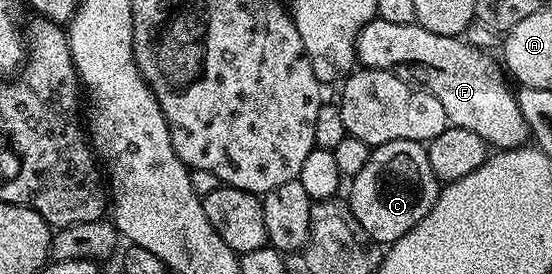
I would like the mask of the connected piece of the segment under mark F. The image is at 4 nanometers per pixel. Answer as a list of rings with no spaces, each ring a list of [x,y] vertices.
[[[374,18],[364,26],[362,33],[358,33],[356,42],[356,58],[361,68],[389,71],[438,97],[442,109],[446,109],[449,124],[478,133],[478,137],[485,139],[489,148],[519,149],[529,142],[528,126],[522,117],[522,109],[518,109],[513,90],[509,90],[504,81],[501,64],[497,60],[496,64],[492,57],[489,52],[470,46],[463,38],[454,35],[442,37],[438,33],[430,33],[430,29],[422,29],[417,22],[410,25],[393,25],[390,21]]]

